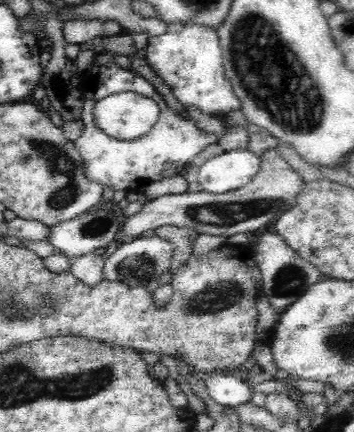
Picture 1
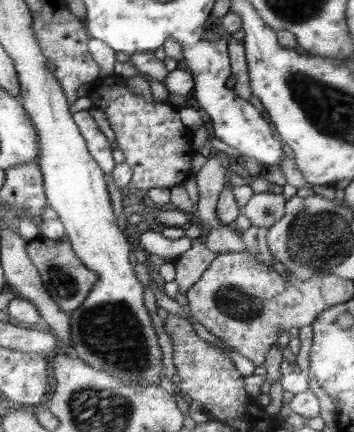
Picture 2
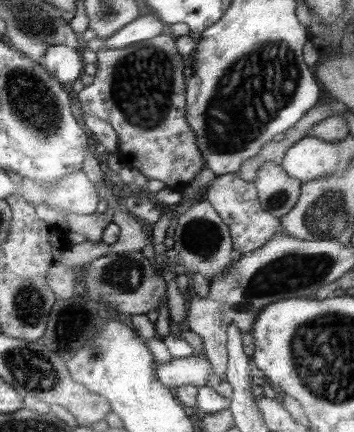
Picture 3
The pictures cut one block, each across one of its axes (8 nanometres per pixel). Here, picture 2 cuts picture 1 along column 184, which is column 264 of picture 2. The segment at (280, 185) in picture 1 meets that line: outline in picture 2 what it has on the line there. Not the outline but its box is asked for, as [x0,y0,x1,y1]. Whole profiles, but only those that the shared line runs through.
[243,194,287,228]

